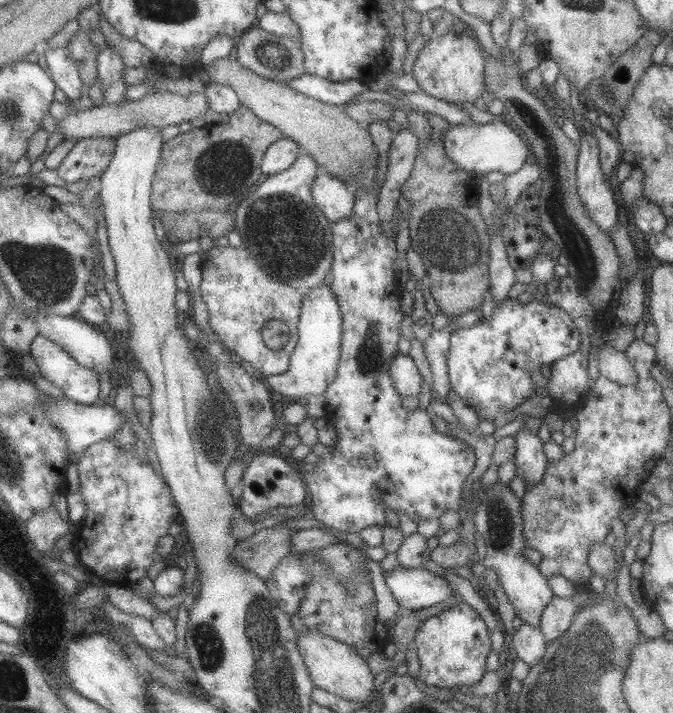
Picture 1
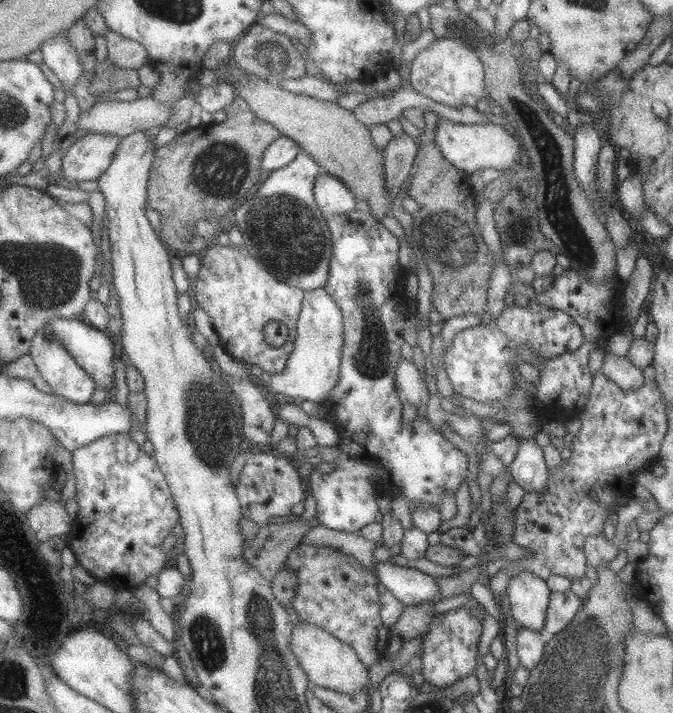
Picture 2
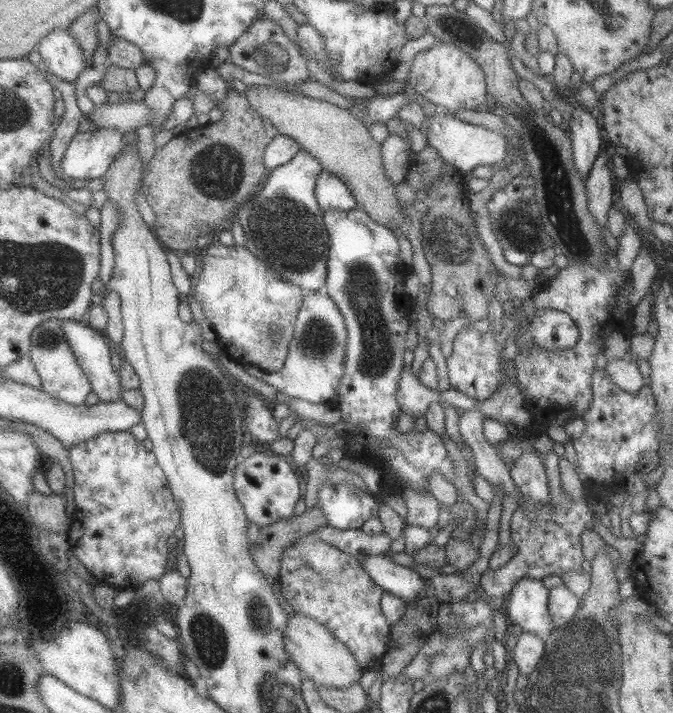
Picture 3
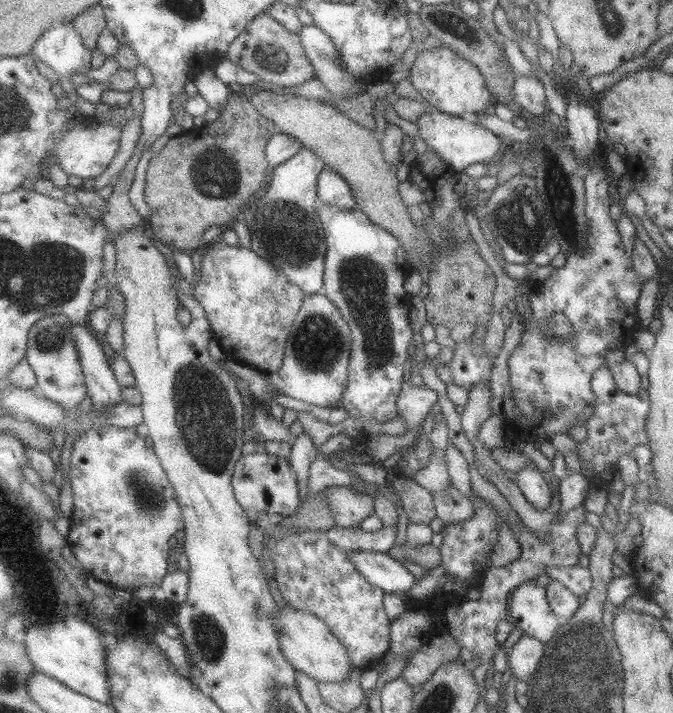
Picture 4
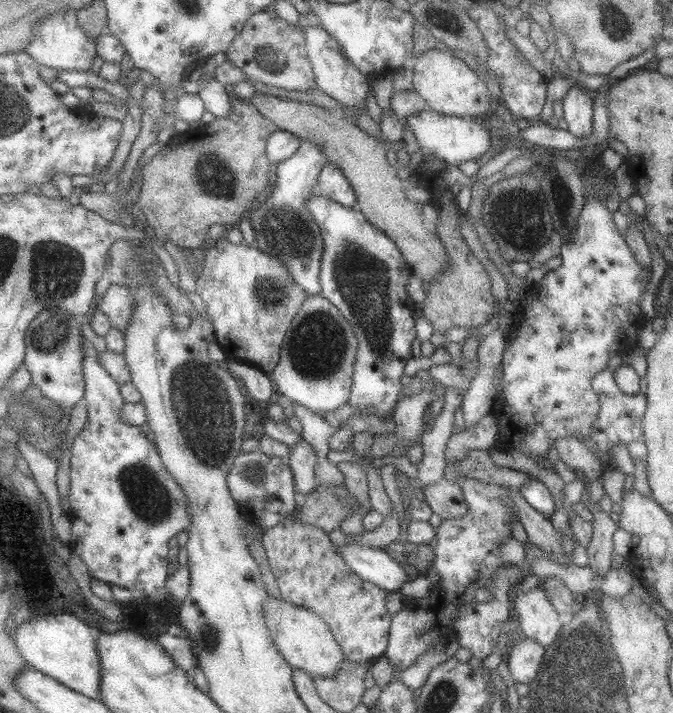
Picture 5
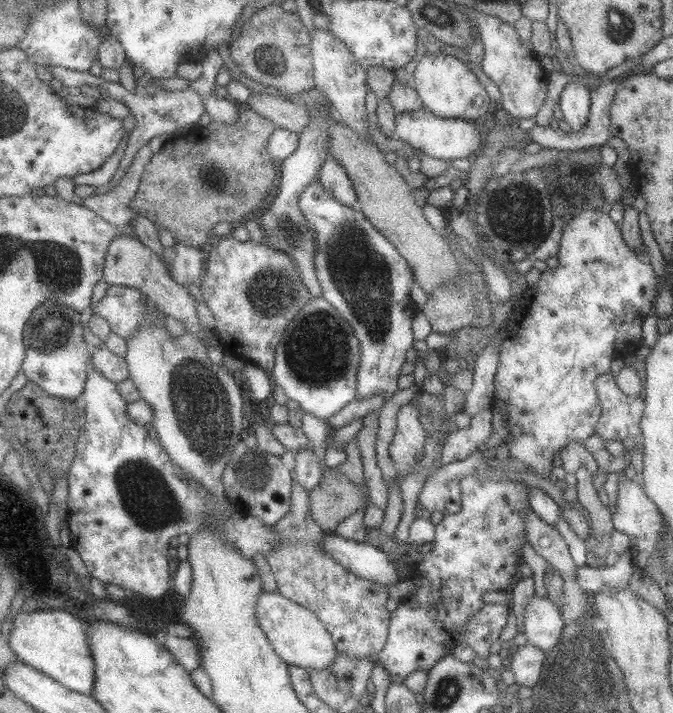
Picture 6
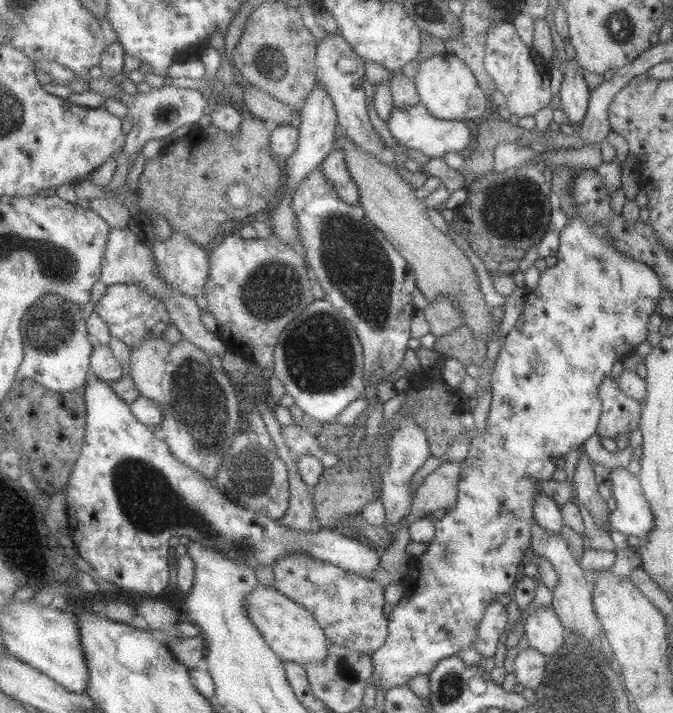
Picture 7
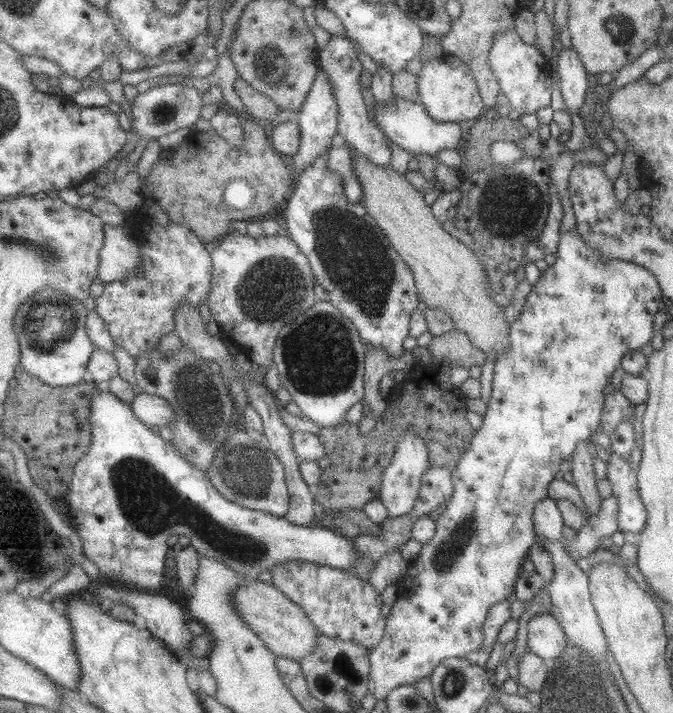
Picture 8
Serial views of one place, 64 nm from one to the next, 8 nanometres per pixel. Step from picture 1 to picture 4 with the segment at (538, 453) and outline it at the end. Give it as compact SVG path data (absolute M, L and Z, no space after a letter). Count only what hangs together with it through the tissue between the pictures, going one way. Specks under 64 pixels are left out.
M529 464L519 472L515 472L514 482L525 500L537 510L545 510L551 504L552 495L549 486L535 464Z

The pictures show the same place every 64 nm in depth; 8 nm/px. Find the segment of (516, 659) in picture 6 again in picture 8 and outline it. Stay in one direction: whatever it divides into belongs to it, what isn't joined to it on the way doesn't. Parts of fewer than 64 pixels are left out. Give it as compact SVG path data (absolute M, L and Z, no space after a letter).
M531 651L523 652L519 663L516 664L518 670L518 684L528 691L539 693L545 683L547 671L553 665L553 658L541 658Z

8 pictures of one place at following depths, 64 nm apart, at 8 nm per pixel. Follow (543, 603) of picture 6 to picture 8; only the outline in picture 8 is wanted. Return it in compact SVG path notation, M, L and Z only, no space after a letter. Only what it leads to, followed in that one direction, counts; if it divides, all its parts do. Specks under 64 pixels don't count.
M539 613L526 624L526 646L531 653L543 658L555 658L565 650L565 633L550 613Z

